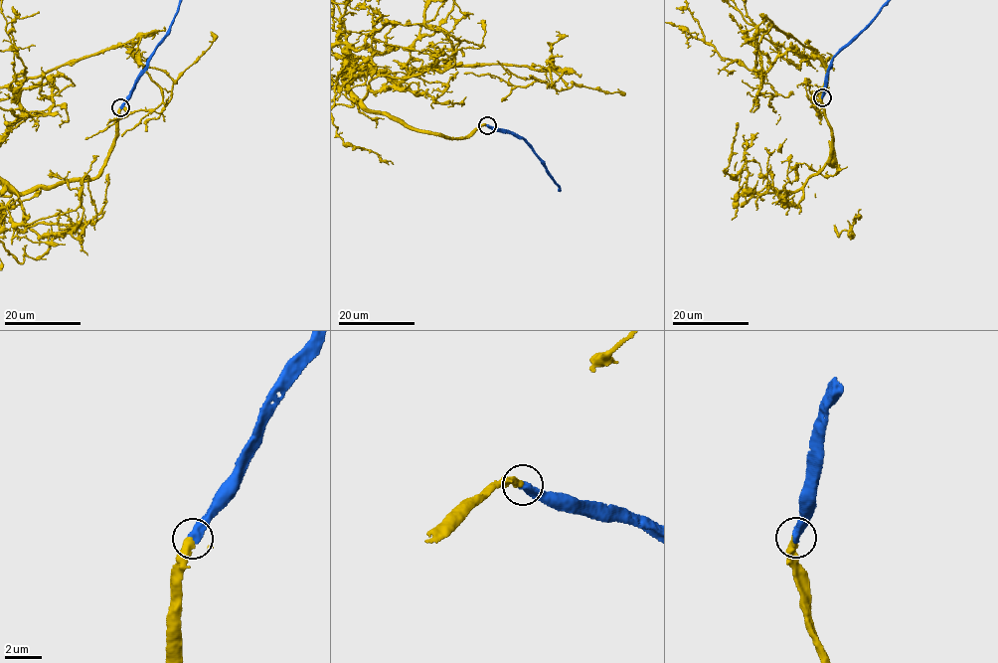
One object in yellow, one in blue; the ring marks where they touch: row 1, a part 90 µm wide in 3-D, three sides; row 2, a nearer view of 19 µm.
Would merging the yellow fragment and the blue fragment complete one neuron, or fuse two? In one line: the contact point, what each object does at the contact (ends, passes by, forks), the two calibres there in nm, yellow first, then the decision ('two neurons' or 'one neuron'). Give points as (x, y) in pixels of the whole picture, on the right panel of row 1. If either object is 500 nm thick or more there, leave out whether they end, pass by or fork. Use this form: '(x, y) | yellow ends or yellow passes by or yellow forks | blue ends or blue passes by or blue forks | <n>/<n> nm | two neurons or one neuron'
(822, 97) | yellow ends | blue ends | 400/480 nm | one neuron

